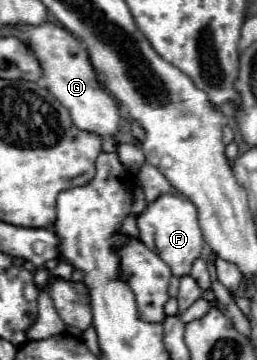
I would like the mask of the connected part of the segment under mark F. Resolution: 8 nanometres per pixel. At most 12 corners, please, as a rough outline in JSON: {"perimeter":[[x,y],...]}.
{"perimeter":[[159,195],[137,215],[139,239],[189,275],[203,253],[195,205]]}

